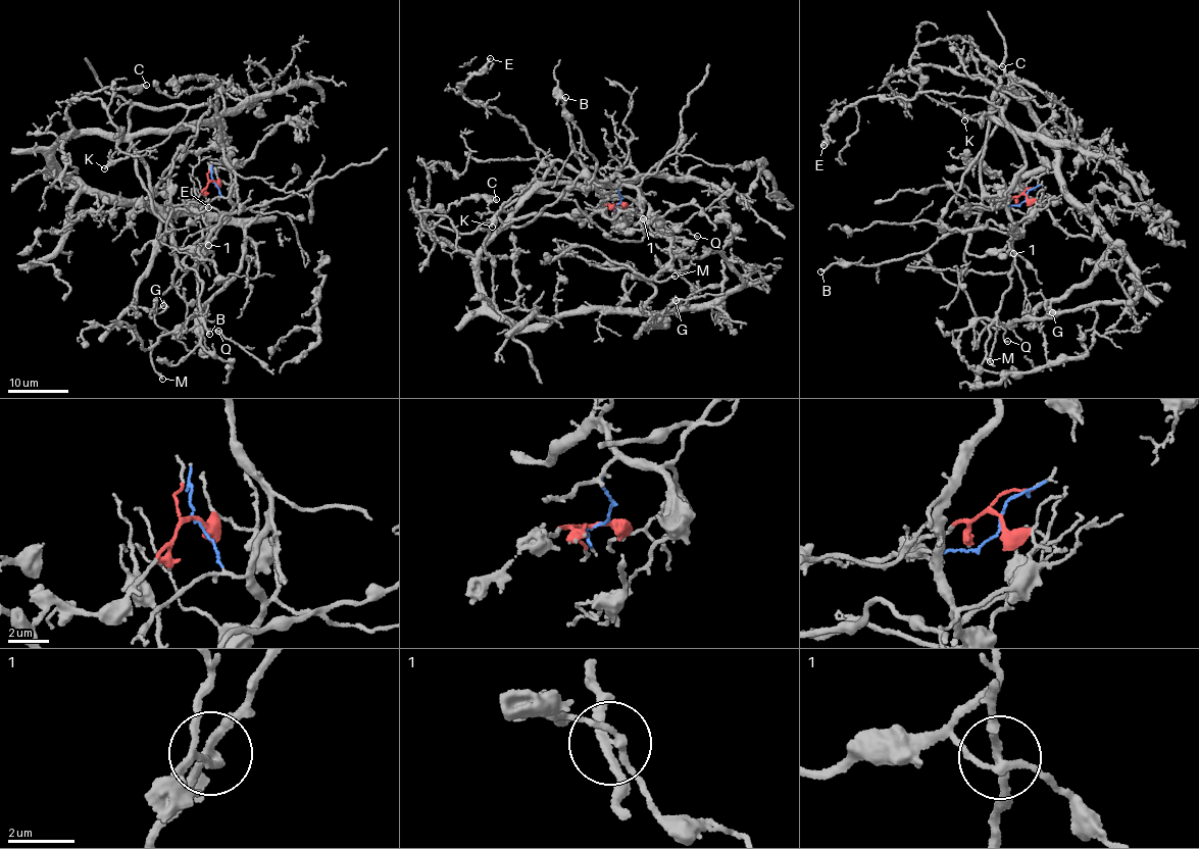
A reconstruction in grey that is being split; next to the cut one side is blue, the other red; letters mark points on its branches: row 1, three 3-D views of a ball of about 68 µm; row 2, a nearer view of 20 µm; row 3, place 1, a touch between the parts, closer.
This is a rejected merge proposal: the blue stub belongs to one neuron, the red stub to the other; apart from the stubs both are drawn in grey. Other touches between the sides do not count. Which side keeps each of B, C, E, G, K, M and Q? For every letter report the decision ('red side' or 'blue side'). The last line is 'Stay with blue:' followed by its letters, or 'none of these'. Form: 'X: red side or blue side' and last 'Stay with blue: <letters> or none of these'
B: blue side
C: red side
E: blue side
G: red side
K: blue side
M: red side
Q: blue side
Stay with blue: B, E, K, Q

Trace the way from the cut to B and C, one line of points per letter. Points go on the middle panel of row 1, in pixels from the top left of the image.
B: (618, 204), (623, 185), (639, 193), (639, 201), (589, 187), (596, 159), (564, 107), (564, 97)
C: (618, 204), (578, 220), (534, 211), (513, 217), (470, 255), (433, 237), (450, 204), (482, 194), (496, 200)

